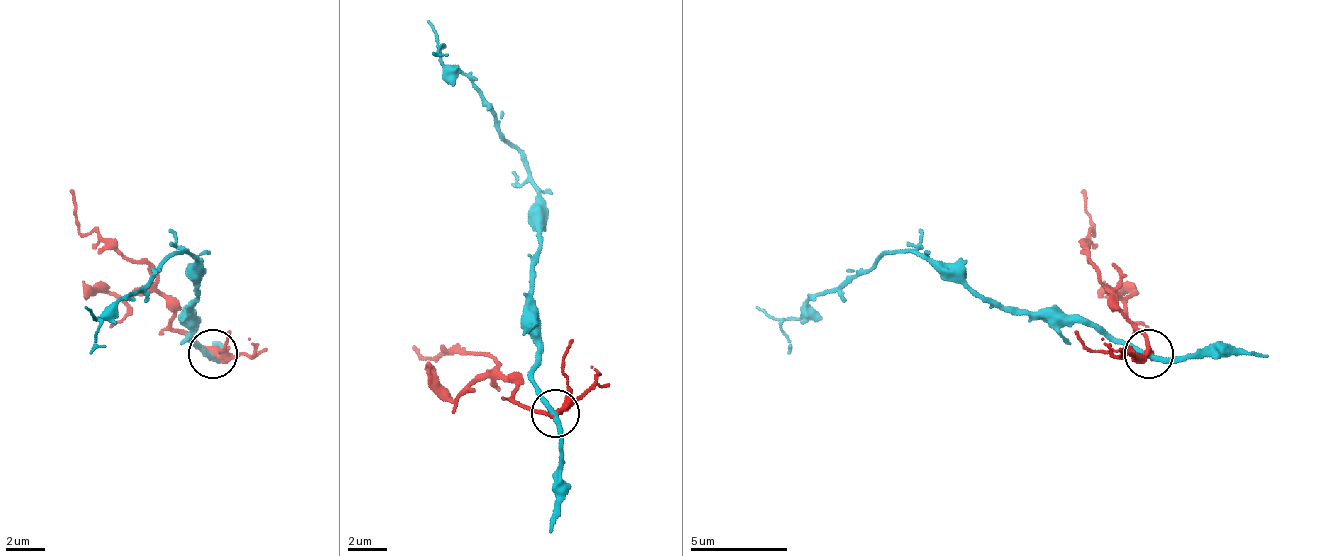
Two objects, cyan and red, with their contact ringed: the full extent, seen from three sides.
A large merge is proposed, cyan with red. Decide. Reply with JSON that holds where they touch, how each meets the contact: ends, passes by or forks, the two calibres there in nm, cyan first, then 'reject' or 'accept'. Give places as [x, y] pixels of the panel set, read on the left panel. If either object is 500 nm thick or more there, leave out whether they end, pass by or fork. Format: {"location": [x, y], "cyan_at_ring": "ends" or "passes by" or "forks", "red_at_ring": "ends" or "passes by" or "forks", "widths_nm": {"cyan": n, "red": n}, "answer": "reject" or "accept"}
{"location": [212, 353], "cyan_at_ring": "passes by", "red_at_ring": "forks", "widths_nm": {"cyan": 280, "red": 240}, "answer": "reject"}

